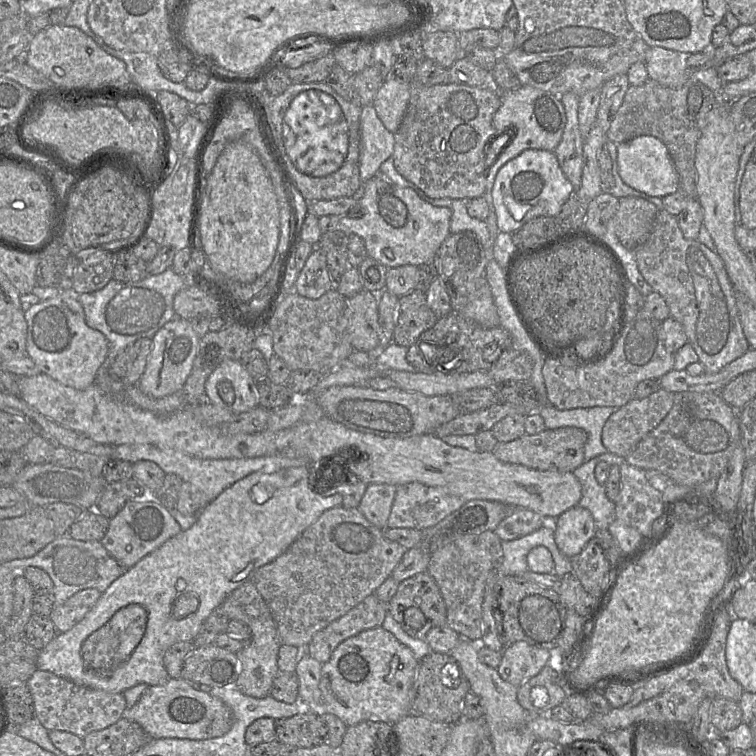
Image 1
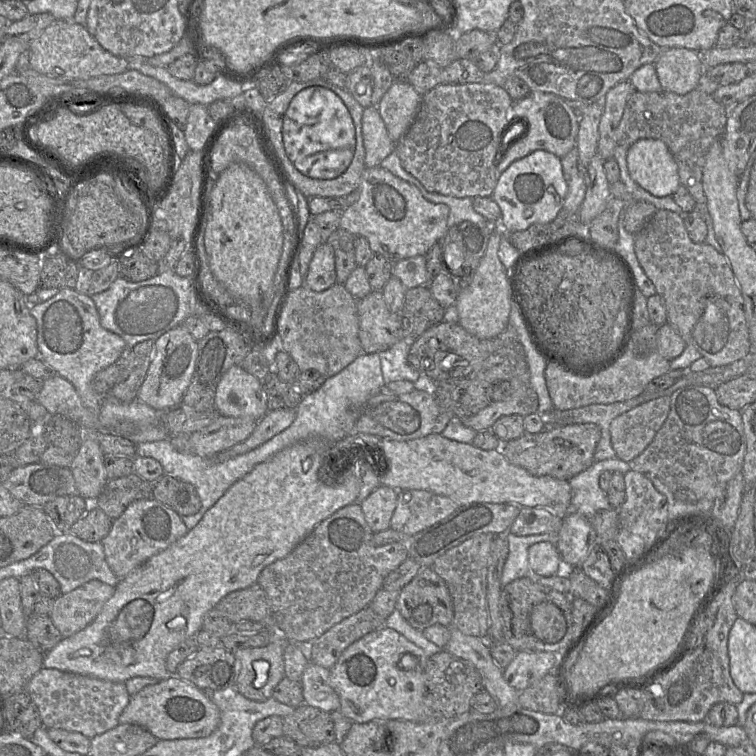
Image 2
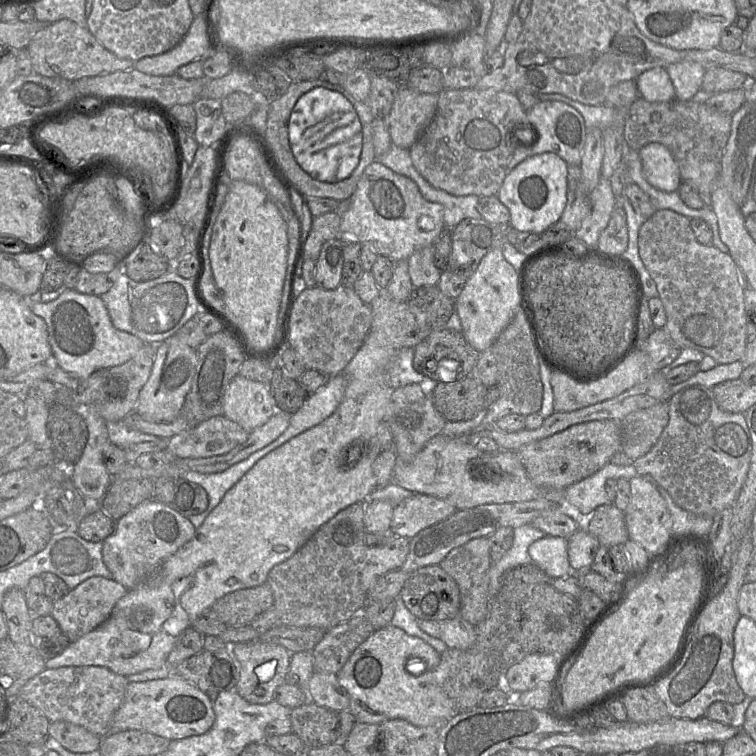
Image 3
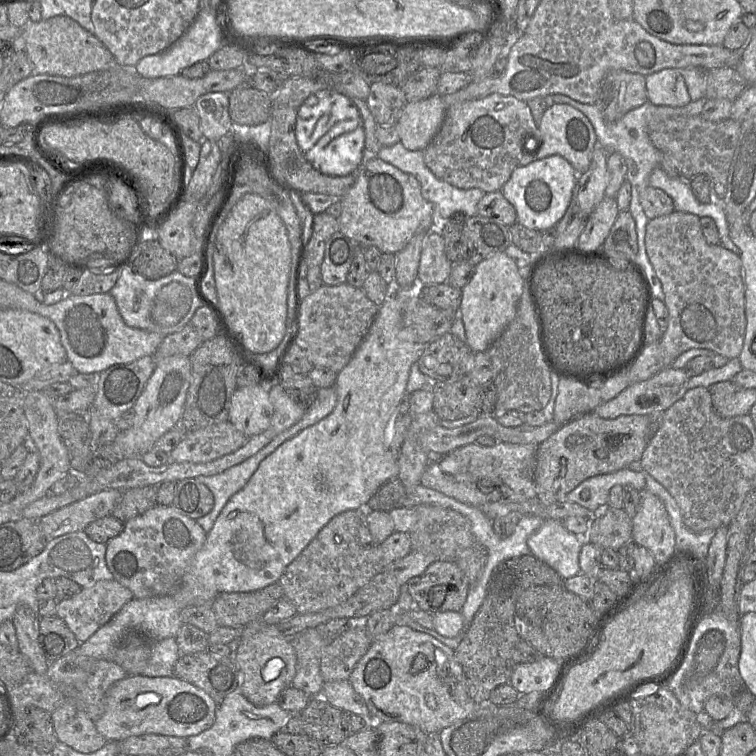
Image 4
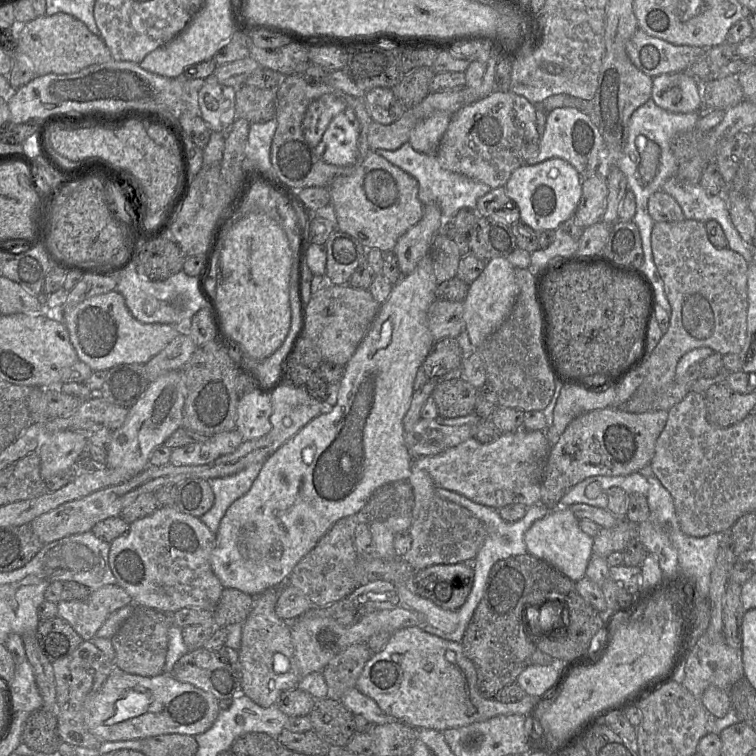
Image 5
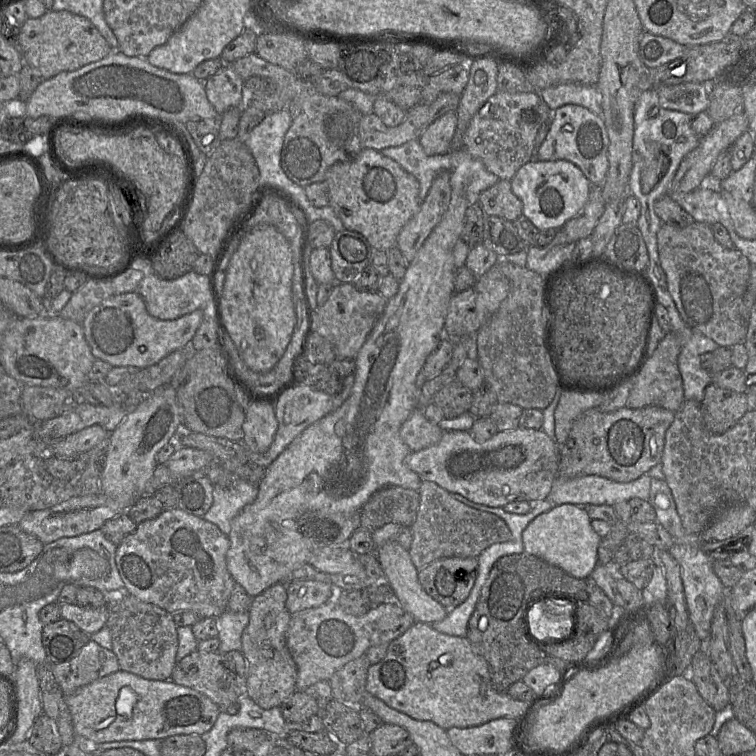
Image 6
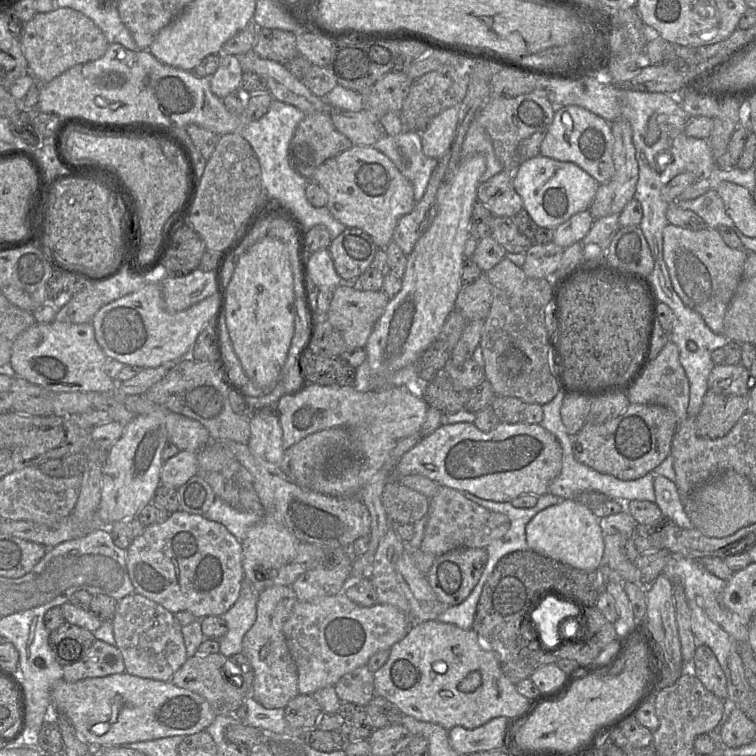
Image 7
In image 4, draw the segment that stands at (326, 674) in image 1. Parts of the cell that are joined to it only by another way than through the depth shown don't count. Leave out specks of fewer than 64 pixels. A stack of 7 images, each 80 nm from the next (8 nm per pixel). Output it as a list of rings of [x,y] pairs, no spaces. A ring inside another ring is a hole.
[[[394,625],[387,633],[373,640],[348,681],[365,701],[371,721],[403,722],[417,726],[427,734],[439,734],[480,707],[469,696],[467,680],[461,664],[456,660],[455,651],[433,636],[405,625]]]

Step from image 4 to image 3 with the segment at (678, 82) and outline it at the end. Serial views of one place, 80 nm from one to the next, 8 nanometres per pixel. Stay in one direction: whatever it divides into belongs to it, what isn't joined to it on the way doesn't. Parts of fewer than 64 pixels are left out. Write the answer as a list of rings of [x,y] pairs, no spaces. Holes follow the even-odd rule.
[[[664,67],[645,70],[635,82],[640,96],[649,102],[667,102],[676,98],[675,88]]]

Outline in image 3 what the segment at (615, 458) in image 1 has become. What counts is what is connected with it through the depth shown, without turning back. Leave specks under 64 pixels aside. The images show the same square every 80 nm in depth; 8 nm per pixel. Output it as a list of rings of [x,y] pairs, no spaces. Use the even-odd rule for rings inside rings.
[[[608,463],[593,475],[565,489],[566,506],[579,518],[586,517],[599,506],[611,504],[605,489],[608,479],[630,480],[638,475],[633,465],[620,466]]]

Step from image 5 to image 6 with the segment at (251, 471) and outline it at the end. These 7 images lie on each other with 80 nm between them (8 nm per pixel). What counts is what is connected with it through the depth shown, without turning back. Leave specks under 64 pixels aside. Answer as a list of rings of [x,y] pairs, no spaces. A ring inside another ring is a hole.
[[[236,480],[230,486],[213,486],[213,504],[202,518],[215,524],[224,534],[231,530],[232,520],[258,495],[258,485]]]

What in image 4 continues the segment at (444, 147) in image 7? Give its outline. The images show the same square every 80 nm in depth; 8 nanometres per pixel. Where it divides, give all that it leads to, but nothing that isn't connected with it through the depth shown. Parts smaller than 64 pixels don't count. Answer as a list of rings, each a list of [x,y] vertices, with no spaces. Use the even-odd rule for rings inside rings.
[[[437,93],[423,100],[407,102],[395,121],[399,142],[408,150],[423,151],[439,131],[446,110],[447,107],[442,100],[442,96]]]

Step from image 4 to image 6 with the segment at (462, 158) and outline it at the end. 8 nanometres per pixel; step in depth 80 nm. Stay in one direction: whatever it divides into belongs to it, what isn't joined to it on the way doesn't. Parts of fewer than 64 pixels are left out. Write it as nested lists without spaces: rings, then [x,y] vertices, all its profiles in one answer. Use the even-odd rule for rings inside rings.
[[[497,91],[473,116],[467,127],[462,148],[473,158],[480,160],[486,169],[501,180],[511,180],[518,169],[535,157],[535,139],[543,122],[552,117],[552,112],[537,92],[509,93]]]

